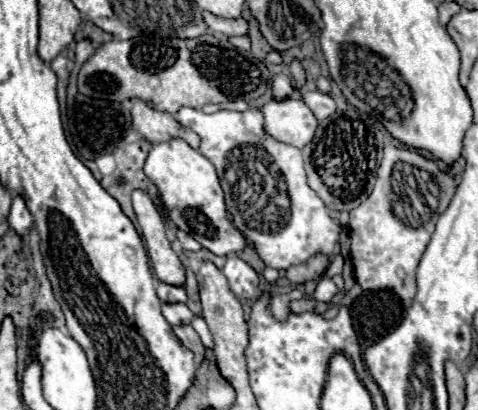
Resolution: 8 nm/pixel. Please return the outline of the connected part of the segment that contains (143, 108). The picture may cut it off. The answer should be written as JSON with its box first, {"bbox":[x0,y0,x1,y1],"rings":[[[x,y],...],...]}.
{"bbox":[132,99,200,149],"rings":[[[132,99],[132,127],[150,143],[170,141],[174,137],[182,137],[190,147],[198,149],[200,139],[186,127],[182,127],[170,113],[156,111],[148,107],[142,99]]]}

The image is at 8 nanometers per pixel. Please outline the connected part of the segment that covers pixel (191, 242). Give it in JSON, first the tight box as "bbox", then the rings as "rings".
{"bbox":[178,231,202,251],"rings":[[[178,231],[178,241],[180,241],[180,245],[186,249],[186,251],[200,251],[202,249],[202,245],[196,241],[196,239],[192,239],[188,233],[184,233],[184,231]]]}

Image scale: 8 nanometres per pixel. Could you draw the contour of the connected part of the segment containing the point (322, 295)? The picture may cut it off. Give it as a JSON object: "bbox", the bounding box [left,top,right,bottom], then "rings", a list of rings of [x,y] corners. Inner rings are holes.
{"bbox":[314,277,338,301],"rings":[[[322,277],[320,281],[318,281],[318,287],[316,287],[316,291],[314,291],[314,299],[316,301],[330,301],[334,295],[338,293],[338,289],[336,289],[336,285],[334,285],[334,281],[332,279],[328,279],[328,277]]]}

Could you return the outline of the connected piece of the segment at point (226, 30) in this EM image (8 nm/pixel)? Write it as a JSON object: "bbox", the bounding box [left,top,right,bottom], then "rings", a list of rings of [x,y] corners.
{"bbox":[202,11,248,37],"rings":[[[204,11],[202,15],[204,15],[204,21],[210,27],[210,31],[214,31],[218,35],[226,35],[226,37],[230,37],[230,35],[248,35],[248,27],[246,27],[246,21],[242,17],[224,19],[224,17],[216,17],[208,11]]]}

